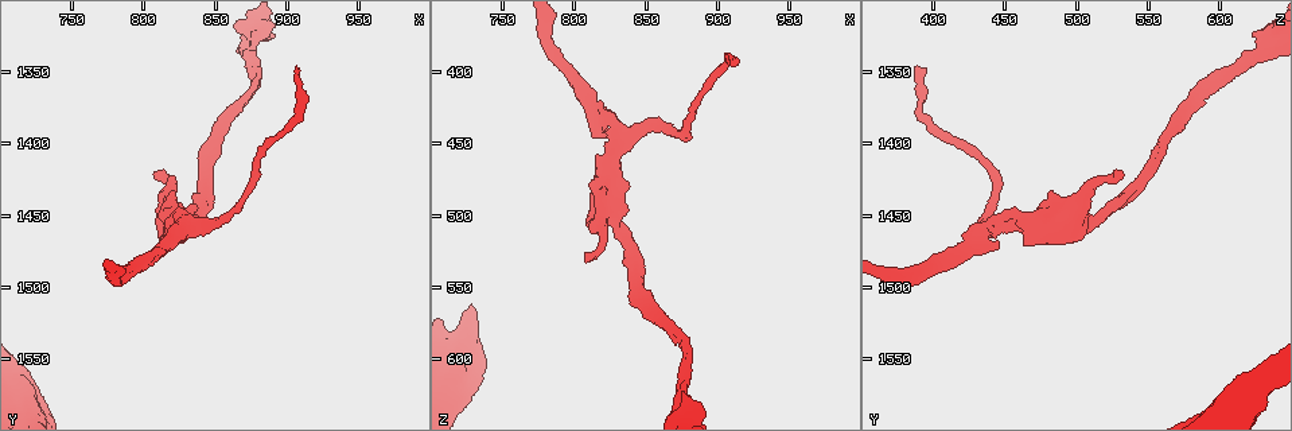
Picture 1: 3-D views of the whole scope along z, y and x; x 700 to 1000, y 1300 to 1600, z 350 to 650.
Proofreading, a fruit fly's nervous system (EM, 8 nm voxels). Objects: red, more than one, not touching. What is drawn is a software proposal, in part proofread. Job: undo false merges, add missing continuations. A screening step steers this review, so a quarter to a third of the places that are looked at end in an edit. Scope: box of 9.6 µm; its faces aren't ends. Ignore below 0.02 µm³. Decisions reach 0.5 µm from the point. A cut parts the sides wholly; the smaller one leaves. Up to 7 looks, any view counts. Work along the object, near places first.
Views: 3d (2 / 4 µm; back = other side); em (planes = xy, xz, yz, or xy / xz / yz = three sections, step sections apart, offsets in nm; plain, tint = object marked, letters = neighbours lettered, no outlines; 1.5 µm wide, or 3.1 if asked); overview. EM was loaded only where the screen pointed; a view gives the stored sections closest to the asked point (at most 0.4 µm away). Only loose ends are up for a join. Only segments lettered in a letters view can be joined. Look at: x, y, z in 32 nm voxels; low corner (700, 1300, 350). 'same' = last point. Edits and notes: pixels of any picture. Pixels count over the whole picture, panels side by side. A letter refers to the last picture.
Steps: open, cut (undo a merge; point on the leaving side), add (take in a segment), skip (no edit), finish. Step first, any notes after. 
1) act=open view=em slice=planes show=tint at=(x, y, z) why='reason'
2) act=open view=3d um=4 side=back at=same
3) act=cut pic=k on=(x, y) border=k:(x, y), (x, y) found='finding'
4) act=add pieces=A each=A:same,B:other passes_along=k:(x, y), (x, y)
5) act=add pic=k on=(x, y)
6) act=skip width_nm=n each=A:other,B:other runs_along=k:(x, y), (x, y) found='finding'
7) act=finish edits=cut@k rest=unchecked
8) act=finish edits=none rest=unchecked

act=open view=3d um=2 at=(876, 1338, 628) why='calibre changes'

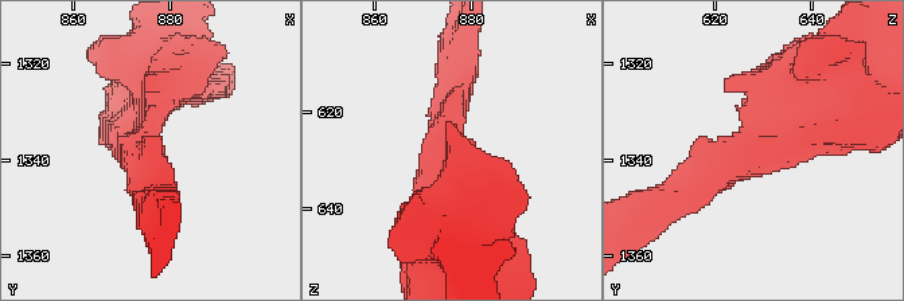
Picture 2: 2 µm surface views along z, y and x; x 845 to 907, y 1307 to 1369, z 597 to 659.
act=open view=em slice=xz step=4 show=letters at=(873, 1338, 628) why='need the tissue'

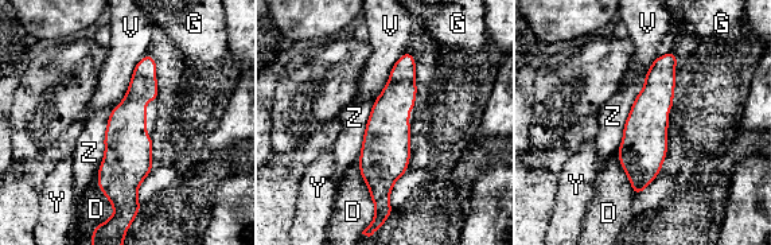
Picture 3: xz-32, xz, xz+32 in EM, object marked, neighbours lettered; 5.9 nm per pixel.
act=skip longest_contact=Z:700nm each=D:other,G:other,V:other,Y:other,Z:other runs_along=3:(408, 57), (389, 116), (378, 206) found='continuous, no second cell'

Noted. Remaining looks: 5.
act=open view=em slice=xy step=4 show=letters at=(838, 1442, 496) why='thick end'

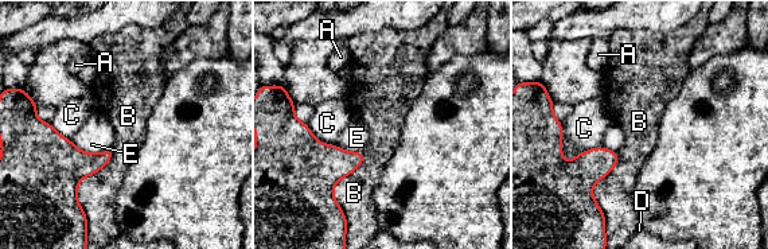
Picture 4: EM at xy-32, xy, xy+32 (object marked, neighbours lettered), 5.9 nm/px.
act=skip each=A:other,B:other,C:other,D:other,E:other border=4:(112, 147), (77, 187), (84, 211) found='none of them fits'

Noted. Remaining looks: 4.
act=open view=em slice=planes show=letters at=(730, 1582, 620) why='free end'

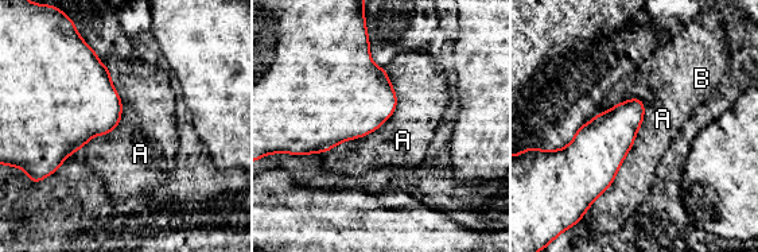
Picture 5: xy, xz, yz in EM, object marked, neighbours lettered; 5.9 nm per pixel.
act=skip each=A:other,B:other border=5:(637, 96), (644, 121), (599, 196) found='none of them fits'

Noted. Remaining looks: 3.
act=finish edits=none rest=unchecked

